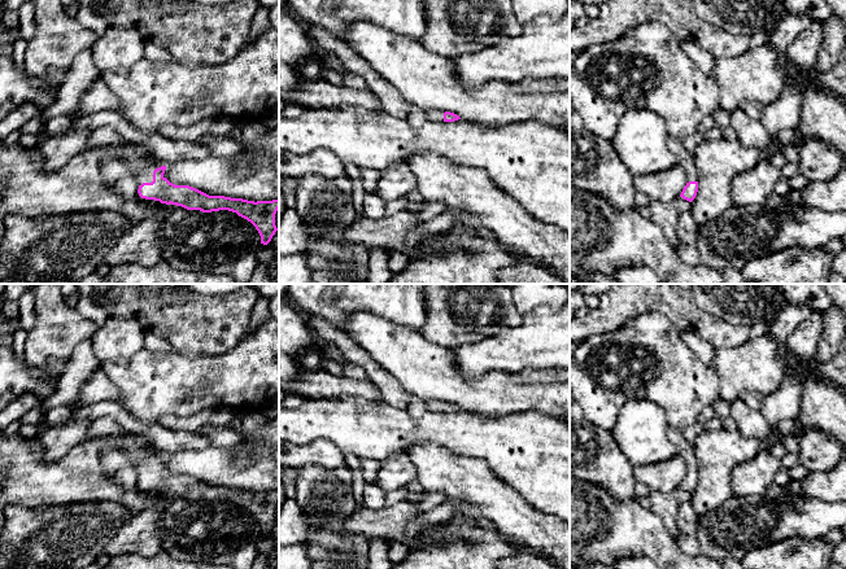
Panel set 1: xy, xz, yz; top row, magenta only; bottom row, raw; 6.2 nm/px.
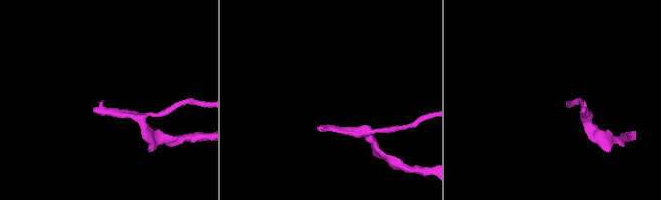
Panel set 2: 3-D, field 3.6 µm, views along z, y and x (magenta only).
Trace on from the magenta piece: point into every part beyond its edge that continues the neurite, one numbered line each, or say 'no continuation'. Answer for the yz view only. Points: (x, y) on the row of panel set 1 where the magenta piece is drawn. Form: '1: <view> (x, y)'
1: yz (687, 161)

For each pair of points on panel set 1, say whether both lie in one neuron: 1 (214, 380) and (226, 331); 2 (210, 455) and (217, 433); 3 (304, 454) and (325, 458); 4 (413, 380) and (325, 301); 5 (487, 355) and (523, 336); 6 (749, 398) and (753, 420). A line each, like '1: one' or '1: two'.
1: two
2: two
3: one
4: two
5: one
6: two

